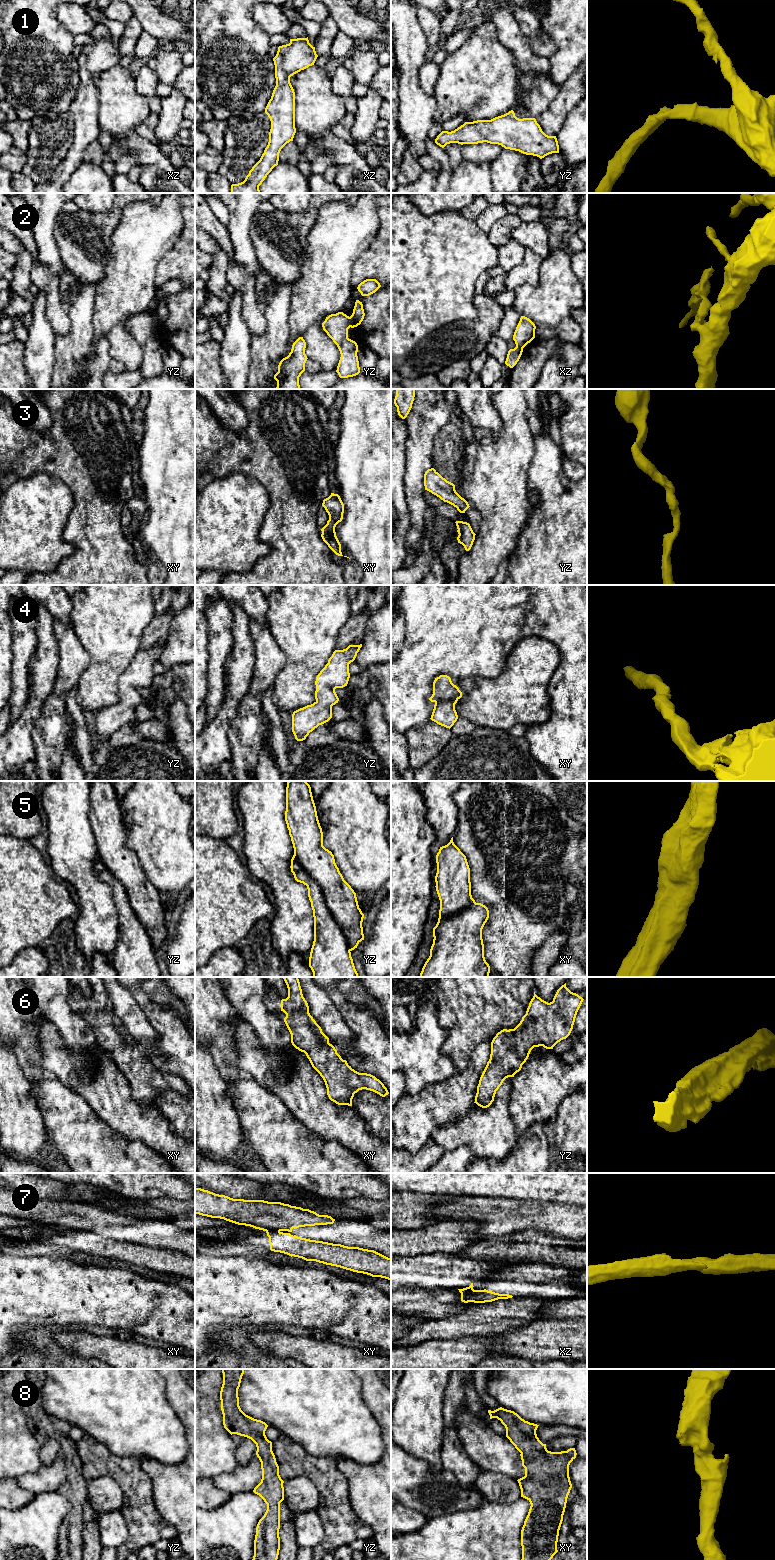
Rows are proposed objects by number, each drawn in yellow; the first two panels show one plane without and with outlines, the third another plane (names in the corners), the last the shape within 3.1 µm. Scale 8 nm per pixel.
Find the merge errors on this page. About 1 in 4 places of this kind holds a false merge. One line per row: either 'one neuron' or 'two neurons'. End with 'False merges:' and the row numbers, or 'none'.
1: one neuron
2: two neurons
3: one neuron
4: one neuron
5: two neurons
6: one neuron
7: two neurons
8: one neuron
False merges: 2, 5, 7

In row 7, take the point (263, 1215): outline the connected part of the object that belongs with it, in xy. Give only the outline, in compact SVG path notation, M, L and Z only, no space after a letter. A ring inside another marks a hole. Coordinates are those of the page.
M195 1187L195 1214L211 1218L220 1218L226 1221L250 1226L263 1231L288 1231L293 1228L333 1224L335 1219L328 1215L319 1215L309 1209L291 1206L281 1202L264 1200L233 1199L225 1195L215 1194L208 1190Z

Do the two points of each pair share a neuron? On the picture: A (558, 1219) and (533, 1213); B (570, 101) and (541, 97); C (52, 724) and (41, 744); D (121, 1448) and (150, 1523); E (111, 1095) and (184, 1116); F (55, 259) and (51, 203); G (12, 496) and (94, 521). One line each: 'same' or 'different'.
A: same
B: different
C: same
D: different
E: different
F: same
G: different

